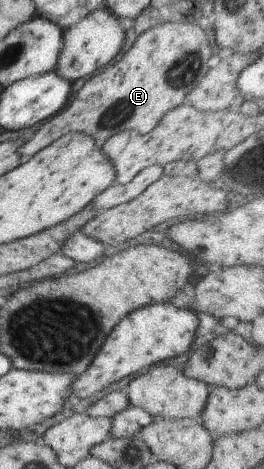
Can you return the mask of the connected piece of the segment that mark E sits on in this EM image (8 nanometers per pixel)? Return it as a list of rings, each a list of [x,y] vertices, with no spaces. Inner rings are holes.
[[[168,22],[148,28],[136,38],[128,52],[108,69],[88,80],[64,109],[46,120],[32,140],[19,149],[25,159],[36,155],[68,132],[92,135],[98,143],[118,131],[134,129],[148,133],[174,107],[184,103],[186,95],[206,75],[210,61],[210,45],[206,33],[192,23]]]

